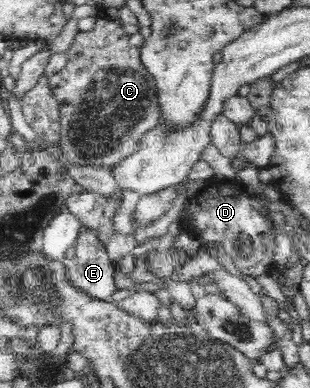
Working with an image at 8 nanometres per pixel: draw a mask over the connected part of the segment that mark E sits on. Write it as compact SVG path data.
M81 229L75 244L75 255L61 262L67 284L86 297L115 301L113 295L120 291L118 278L114 278L116 263L108 257L104 244L91 231Z

